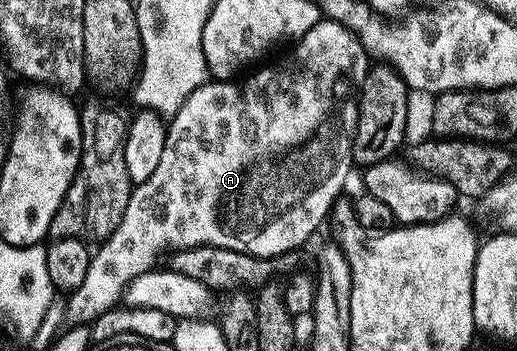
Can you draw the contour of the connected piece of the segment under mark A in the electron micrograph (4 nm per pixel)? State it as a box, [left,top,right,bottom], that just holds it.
[64,19,370,327]

